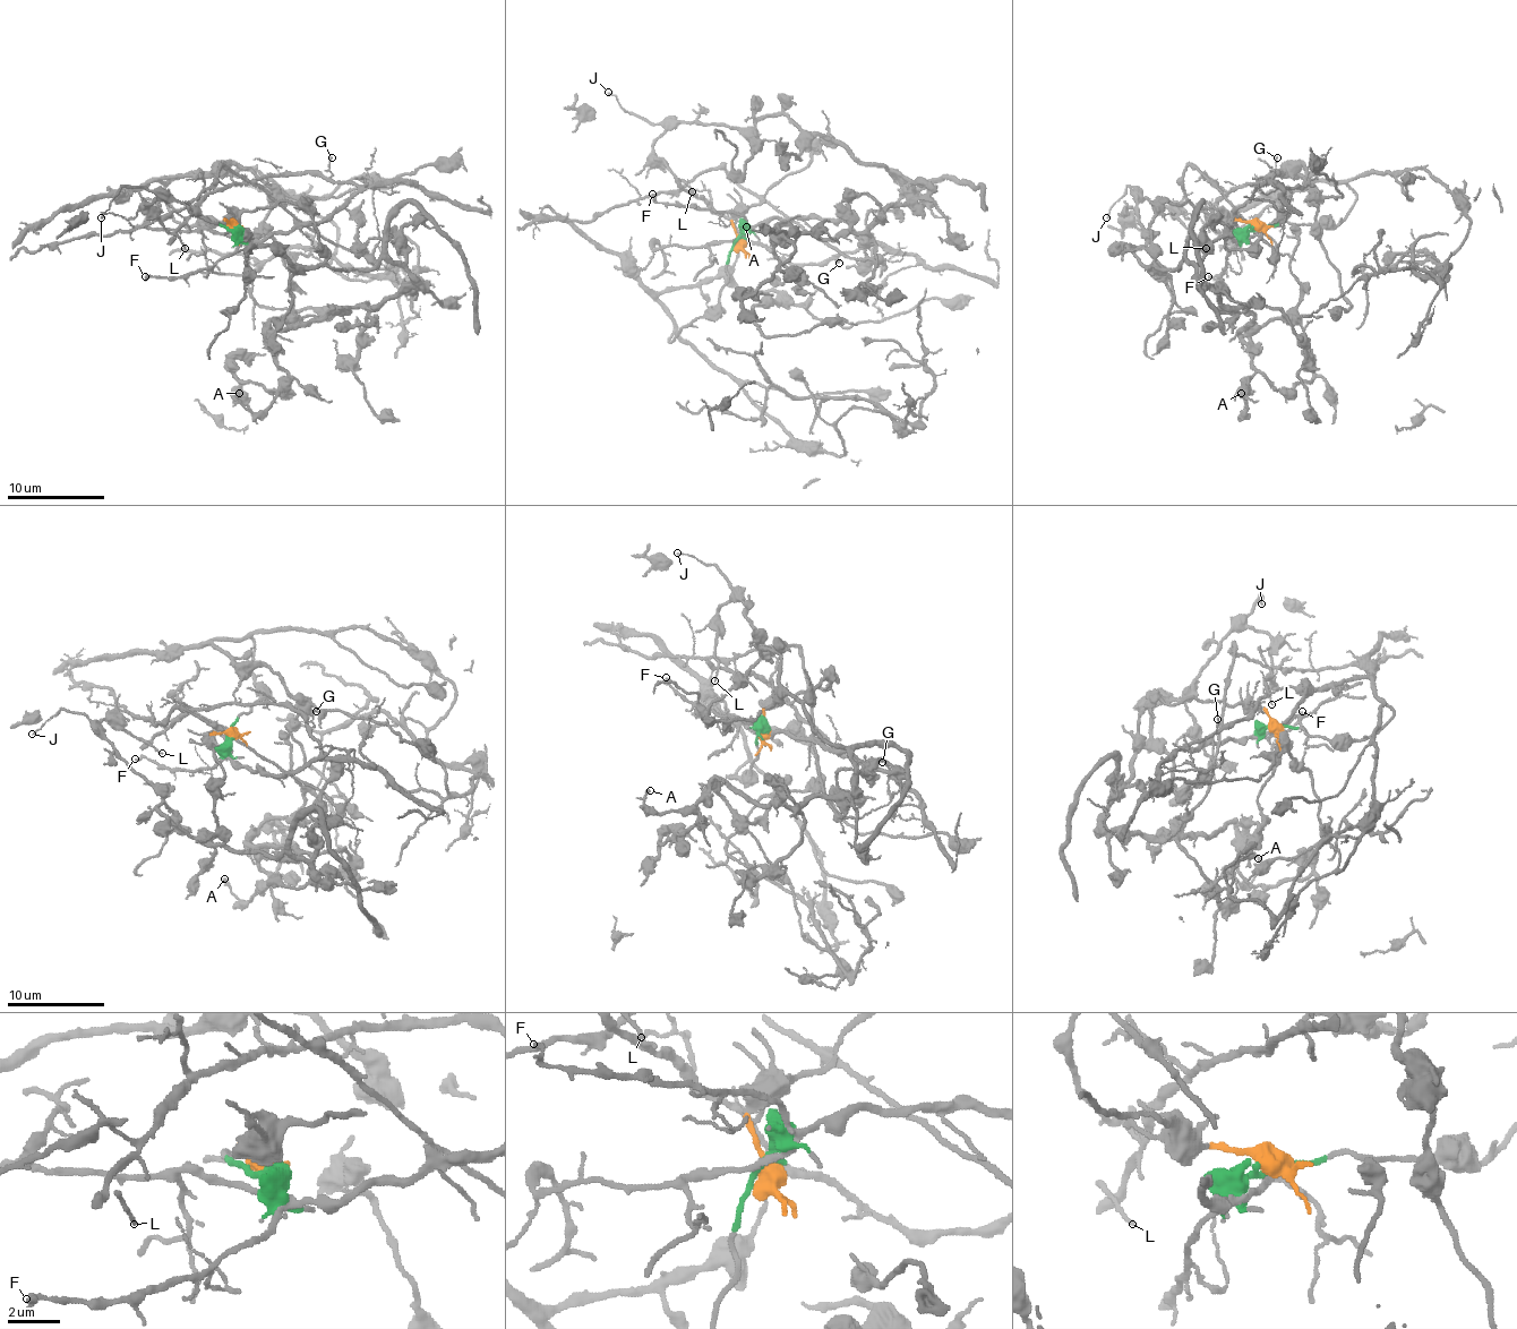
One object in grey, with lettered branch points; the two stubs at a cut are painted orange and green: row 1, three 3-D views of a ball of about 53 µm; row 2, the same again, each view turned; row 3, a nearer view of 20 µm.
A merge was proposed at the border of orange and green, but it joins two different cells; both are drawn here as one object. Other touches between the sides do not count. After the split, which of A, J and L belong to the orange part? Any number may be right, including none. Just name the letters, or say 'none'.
A, J, L

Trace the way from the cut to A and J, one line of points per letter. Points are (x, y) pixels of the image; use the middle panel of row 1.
A: (737, 241), (731, 221), (803, 170), (822, 136), (927, 189), (862, 231), (778, 229), (793, 241), (746, 226)
J: (737, 241), (731, 221), (832, 138), (781, 117), (754, 130), (649, 121), (607, 92)

